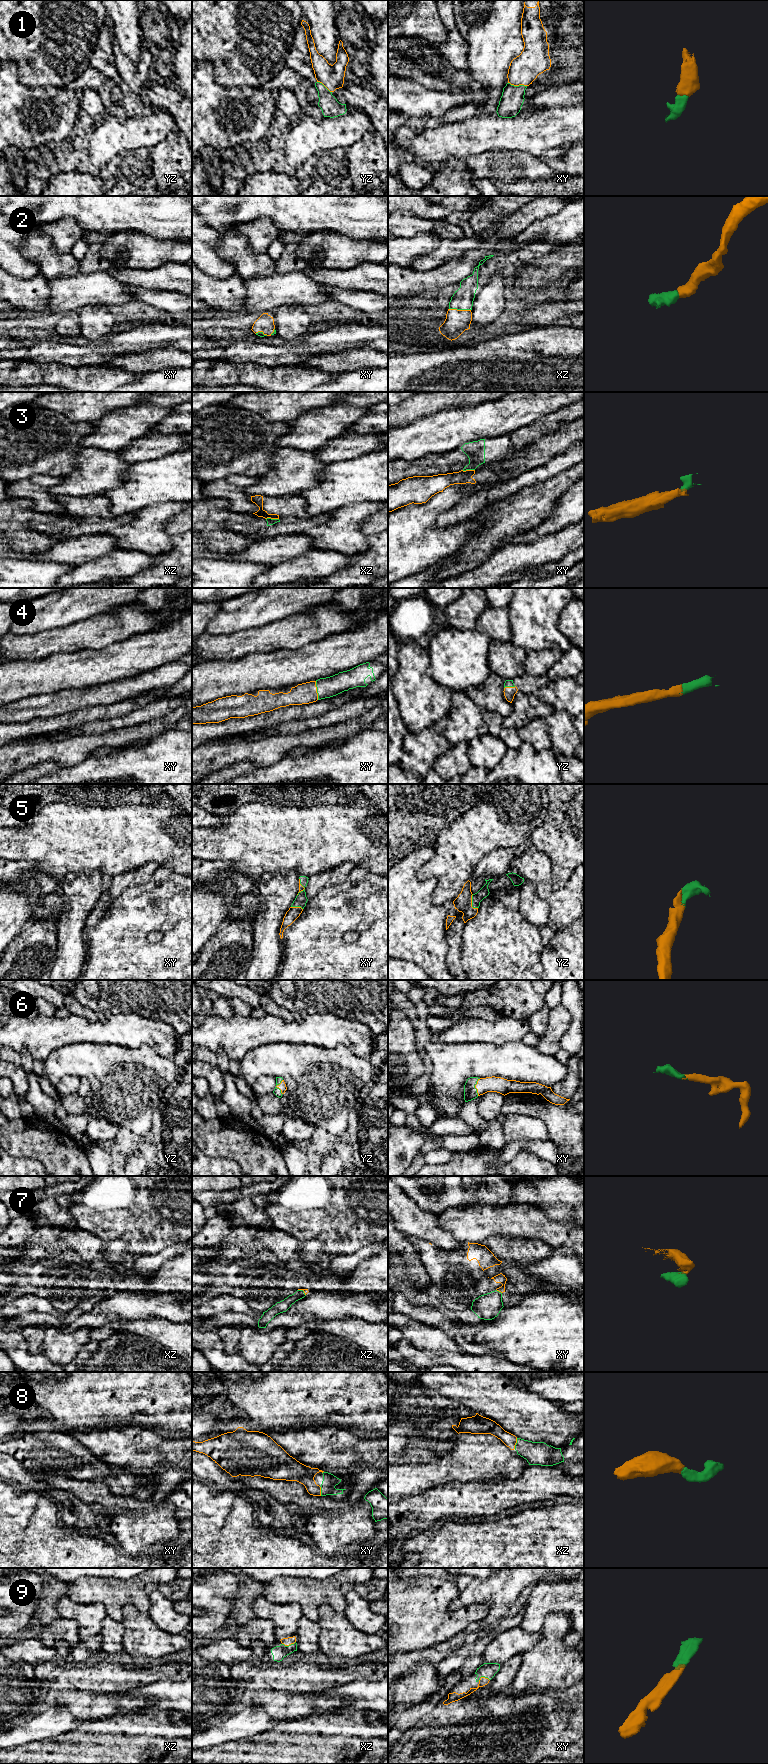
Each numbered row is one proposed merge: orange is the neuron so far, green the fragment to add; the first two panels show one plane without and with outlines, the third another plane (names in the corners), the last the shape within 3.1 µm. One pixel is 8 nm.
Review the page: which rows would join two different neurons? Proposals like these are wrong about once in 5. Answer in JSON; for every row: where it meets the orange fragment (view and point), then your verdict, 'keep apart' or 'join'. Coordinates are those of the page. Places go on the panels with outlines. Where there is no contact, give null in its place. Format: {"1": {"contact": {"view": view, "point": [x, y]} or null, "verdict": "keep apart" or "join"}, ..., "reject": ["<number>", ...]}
{"1": {"contact": {"view": "xy", "point": [517, 85]}, "verdict": "join"}, "2": {"contact": {"view": "xz", "point": [460, 310]}, "verdict": "join"}, "3": {"contact": {"view": "xz", "point": [272, 518]}, "verdict": "keep apart"}, "4": {"contact": {"view": "xy", "point": [316, 690]}, "verdict": "join"}, "5": {"contact": {"view": "yz", "point": [471, 903]}, "verdict": "join"}, "6": {"contact": {"view": "xy", "point": [475, 1087]}, "verdict": "join"}, "7": {"contact": {"view": "xy", "point": [499, 1291]}, "verdict": "keep apart"}, "8": {"contact": {"view": "xz", "point": [516, 1442]}, "verdict": "join"}, "9": {"contact": {"view": "xz", "point": [288, 1645]}, "verdict": "join"}, "reject": ["3", "7"]}

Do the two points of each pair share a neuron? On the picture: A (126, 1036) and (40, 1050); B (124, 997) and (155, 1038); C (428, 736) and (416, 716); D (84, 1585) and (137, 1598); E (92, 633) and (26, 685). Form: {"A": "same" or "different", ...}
{"A": "same", "B": "different", "C": "different", "D": "same", "E": "different"}

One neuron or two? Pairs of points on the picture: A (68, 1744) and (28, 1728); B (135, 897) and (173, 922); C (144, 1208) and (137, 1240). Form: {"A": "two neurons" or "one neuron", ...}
{"A": "two neurons", "B": "one neuron", "C": "one neuron"}

